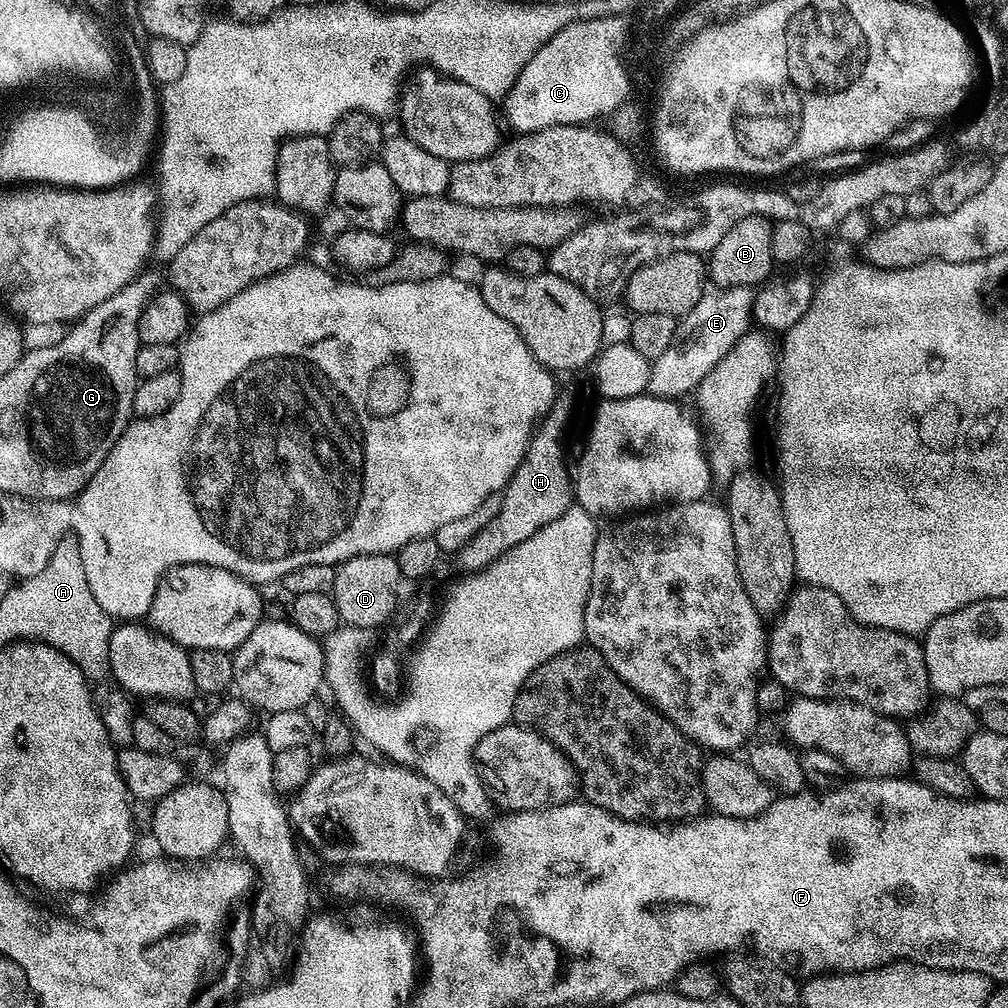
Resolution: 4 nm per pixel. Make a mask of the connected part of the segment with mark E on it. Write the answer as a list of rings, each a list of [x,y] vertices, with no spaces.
[[[734,290],[720,293],[706,292],[699,302],[685,316],[681,317],[678,330],[688,340],[683,340],[666,350],[662,357],[654,360],[649,367],[647,391],[664,399],[681,399],[680,396],[693,393],[704,380],[706,374],[729,353],[730,349],[741,339],[750,324],[750,300],[747,295]]]

